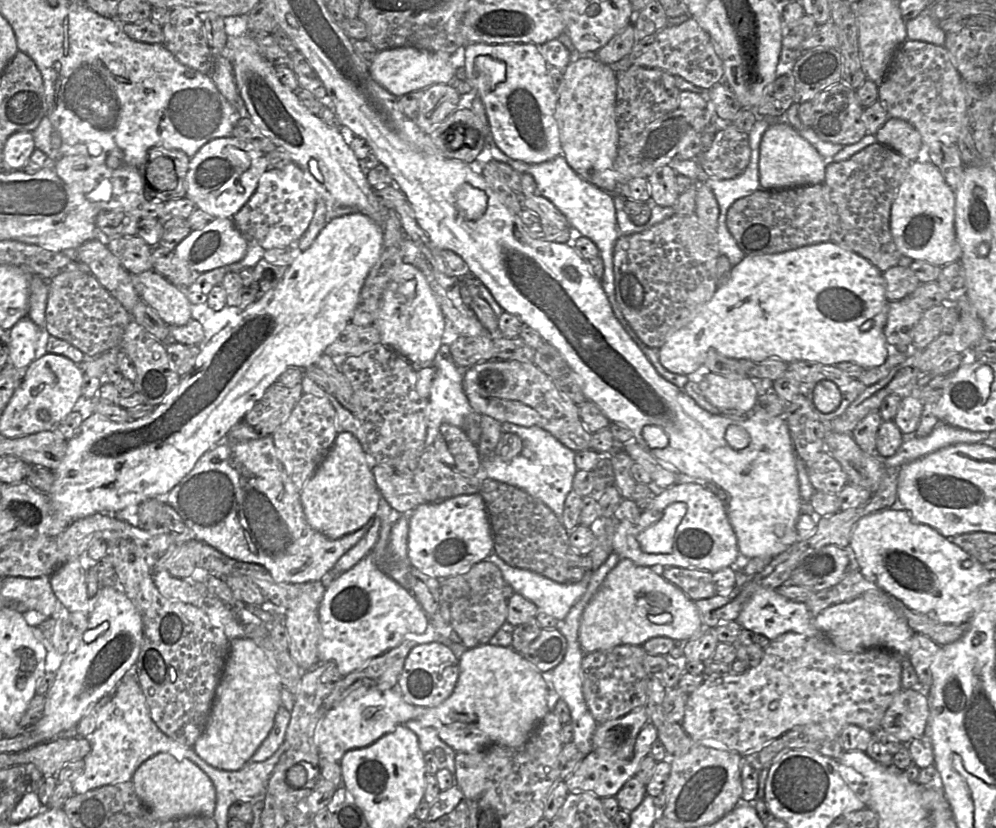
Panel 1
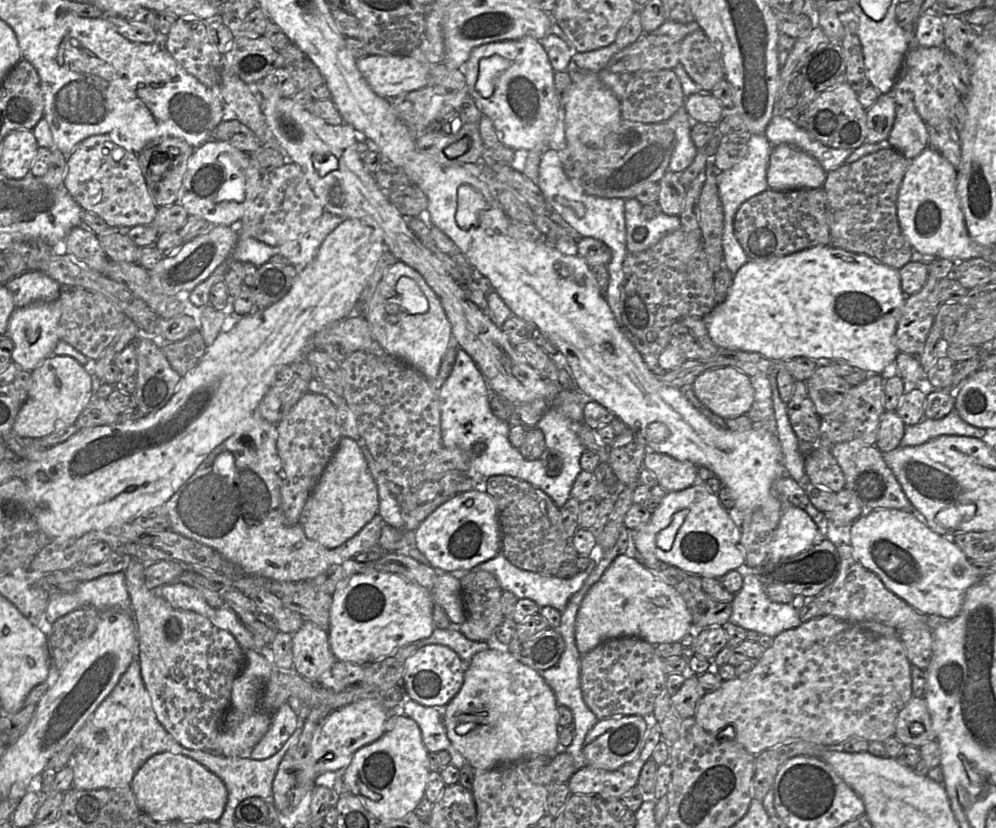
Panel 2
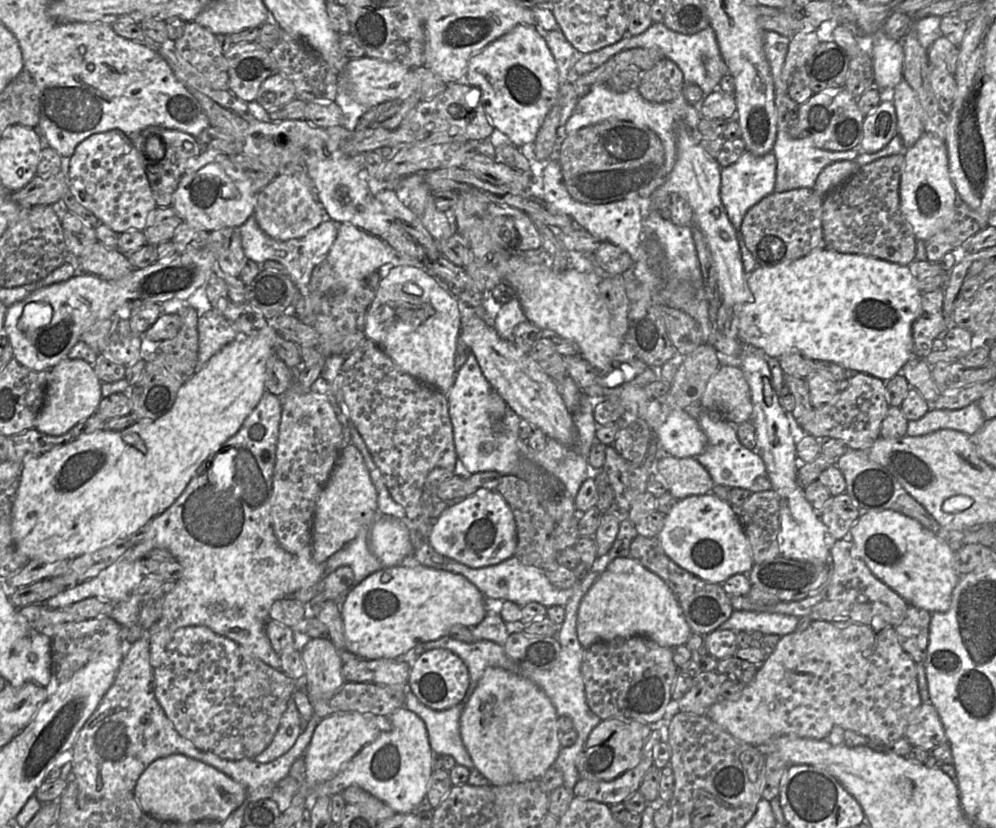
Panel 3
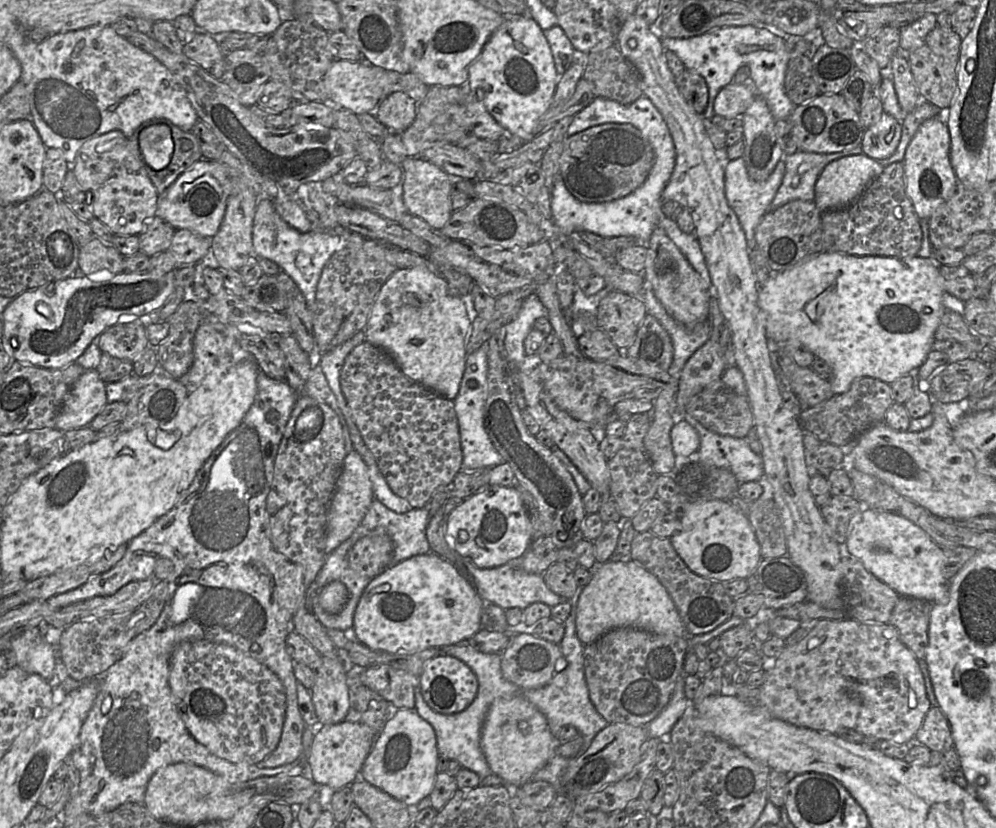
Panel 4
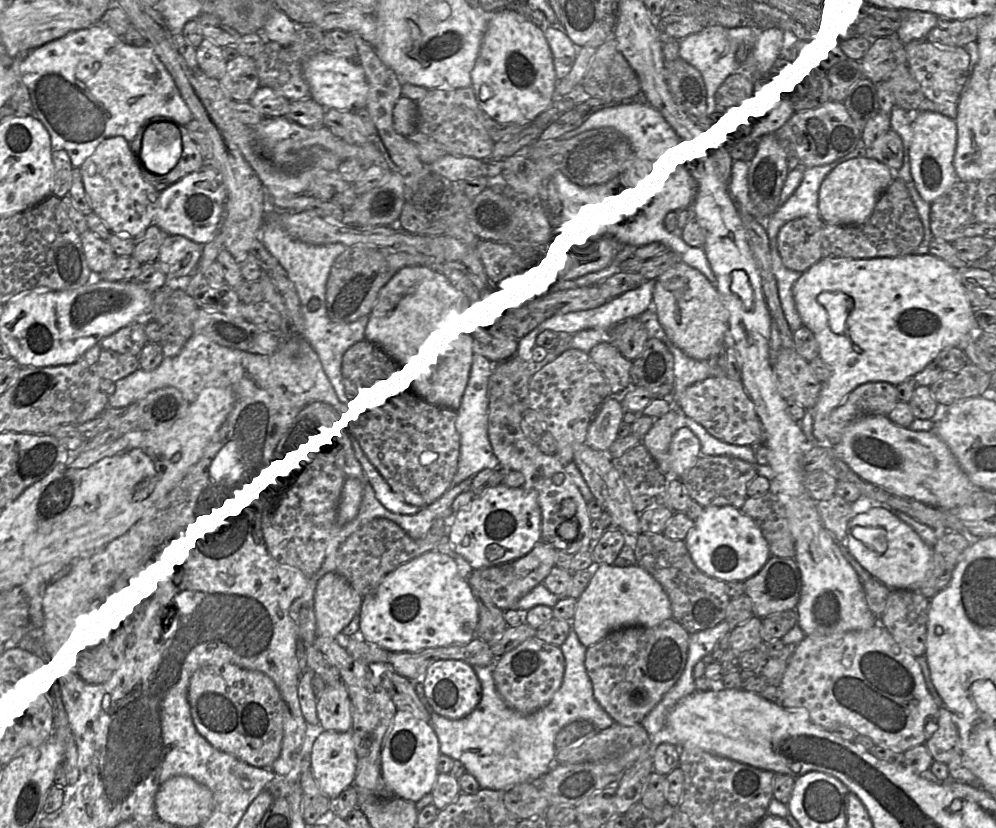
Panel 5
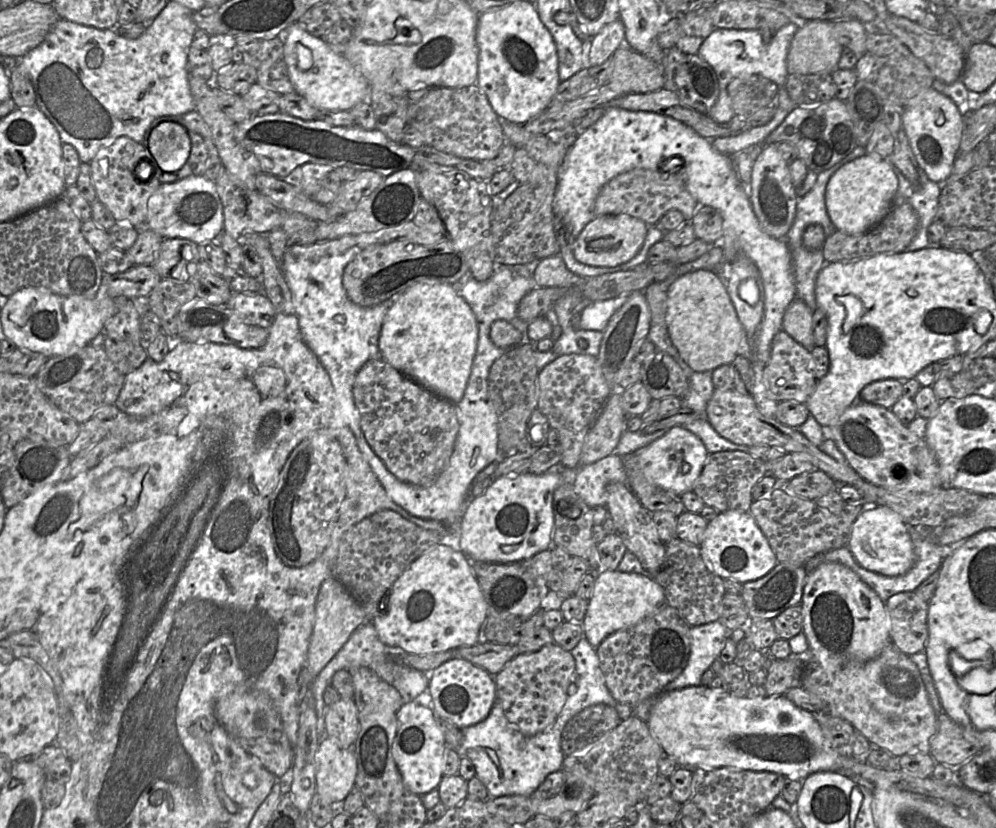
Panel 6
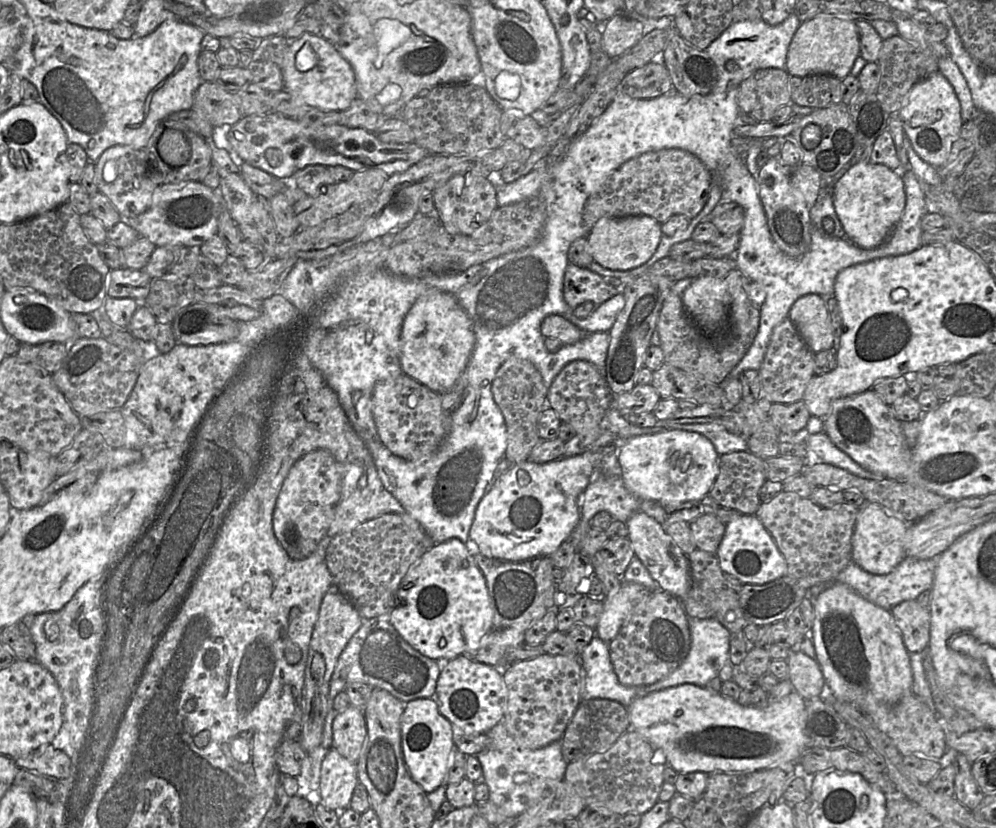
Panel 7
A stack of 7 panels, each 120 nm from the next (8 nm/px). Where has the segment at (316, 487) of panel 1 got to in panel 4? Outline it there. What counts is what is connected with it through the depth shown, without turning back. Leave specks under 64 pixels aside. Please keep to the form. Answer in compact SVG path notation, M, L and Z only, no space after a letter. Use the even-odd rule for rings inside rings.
M353 450L345 456L342 470L328 506L325 536L326 556L351 536L363 520L373 500L374 492L367 466L359 453Z

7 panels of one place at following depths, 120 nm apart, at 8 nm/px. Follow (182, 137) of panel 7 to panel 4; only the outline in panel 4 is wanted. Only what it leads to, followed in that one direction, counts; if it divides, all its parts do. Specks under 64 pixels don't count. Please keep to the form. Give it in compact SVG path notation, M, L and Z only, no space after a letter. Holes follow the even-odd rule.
M154 124L144 128L139 136L139 147L145 163L160 171L168 166L174 150L170 127Z

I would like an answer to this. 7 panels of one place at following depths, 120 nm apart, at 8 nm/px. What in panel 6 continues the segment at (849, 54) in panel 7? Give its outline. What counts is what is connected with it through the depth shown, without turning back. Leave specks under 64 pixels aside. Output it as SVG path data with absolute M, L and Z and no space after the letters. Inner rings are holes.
M809 20L792 39L787 57L788 72L833 73L839 68L843 50L830 21Z

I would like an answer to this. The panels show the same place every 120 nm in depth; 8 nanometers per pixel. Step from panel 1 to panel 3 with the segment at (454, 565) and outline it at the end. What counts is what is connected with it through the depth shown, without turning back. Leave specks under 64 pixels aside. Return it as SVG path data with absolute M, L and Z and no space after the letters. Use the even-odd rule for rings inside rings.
M479 489L448 507L438 517L427 542L448 558L472 568L482 568L514 556L517 545L516 524L509 505L498 492Z

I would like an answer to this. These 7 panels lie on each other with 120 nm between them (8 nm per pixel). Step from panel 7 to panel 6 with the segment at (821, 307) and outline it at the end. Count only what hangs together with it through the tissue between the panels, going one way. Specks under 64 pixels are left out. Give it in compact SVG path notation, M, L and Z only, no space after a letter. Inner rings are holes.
M795 298L784 314L782 329L811 351L815 347L812 322L811 309L803 300Z

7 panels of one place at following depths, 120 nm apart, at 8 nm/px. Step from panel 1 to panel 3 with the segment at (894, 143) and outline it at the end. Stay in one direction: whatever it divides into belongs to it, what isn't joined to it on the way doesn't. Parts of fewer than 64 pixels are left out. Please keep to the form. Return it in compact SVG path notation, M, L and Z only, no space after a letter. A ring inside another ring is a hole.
M904 79L894 88L893 103L897 114L897 135L901 136L905 149L908 149L924 133L924 127L916 94Z

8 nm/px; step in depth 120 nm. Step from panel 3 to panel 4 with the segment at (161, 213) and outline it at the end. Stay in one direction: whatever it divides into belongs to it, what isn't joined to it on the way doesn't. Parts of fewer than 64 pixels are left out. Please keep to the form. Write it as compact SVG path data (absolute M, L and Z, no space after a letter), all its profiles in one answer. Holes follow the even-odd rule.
M157 215L154 216L139 235L139 253L151 257L157 253L167 251L175 231L176 229L166 220Z

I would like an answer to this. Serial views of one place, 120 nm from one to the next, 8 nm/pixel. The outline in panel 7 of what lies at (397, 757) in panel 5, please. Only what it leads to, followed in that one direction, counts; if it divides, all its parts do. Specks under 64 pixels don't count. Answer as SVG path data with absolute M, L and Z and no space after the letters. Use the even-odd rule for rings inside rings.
M416 699L406 703L401 718L402 753L412 779L427 793L447 782L447 774L455 746L452 724L439 711L433 699Z

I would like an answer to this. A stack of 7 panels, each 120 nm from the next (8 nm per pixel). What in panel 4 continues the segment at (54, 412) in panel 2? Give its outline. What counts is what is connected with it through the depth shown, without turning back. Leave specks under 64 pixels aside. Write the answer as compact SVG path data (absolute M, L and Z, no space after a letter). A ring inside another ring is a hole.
M85 370L70 388L55 427L66 432L89 426L107 403L105 383L97 370Z

